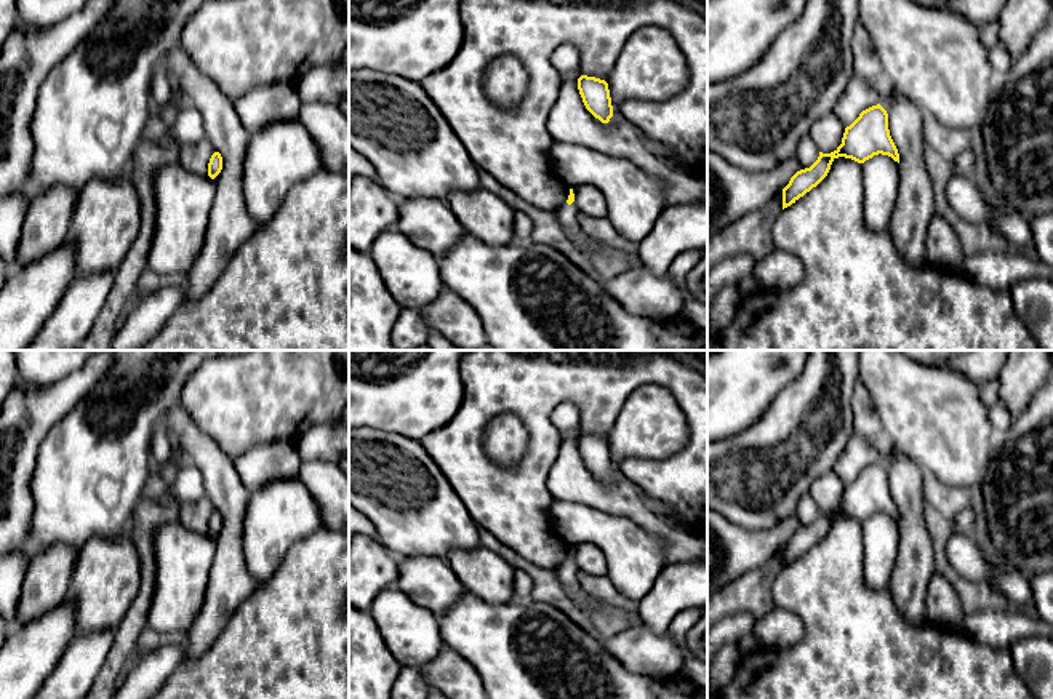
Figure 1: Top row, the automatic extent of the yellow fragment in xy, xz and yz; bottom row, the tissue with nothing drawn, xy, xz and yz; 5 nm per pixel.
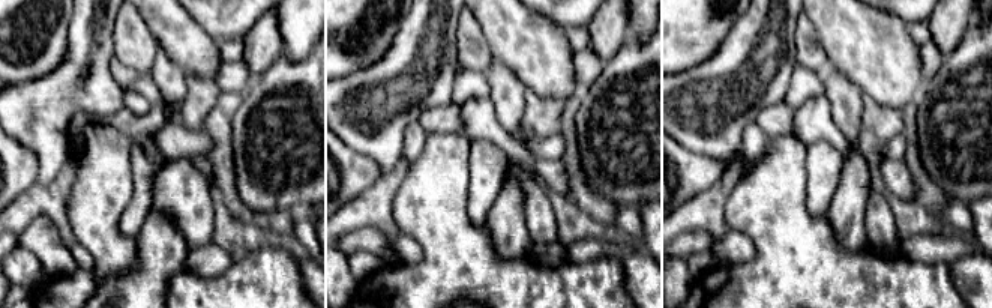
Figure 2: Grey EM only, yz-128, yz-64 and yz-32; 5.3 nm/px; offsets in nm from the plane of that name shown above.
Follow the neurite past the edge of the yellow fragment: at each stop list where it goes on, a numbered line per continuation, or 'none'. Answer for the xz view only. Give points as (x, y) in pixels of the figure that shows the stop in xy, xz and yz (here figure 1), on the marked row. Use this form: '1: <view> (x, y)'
1: xz (567, 216)

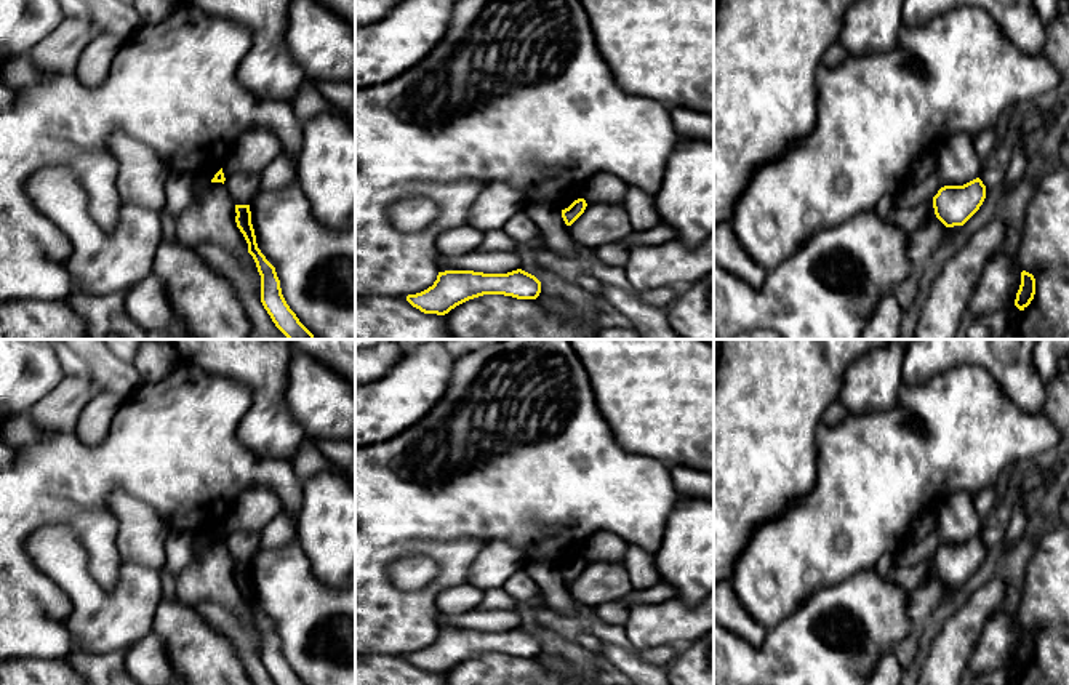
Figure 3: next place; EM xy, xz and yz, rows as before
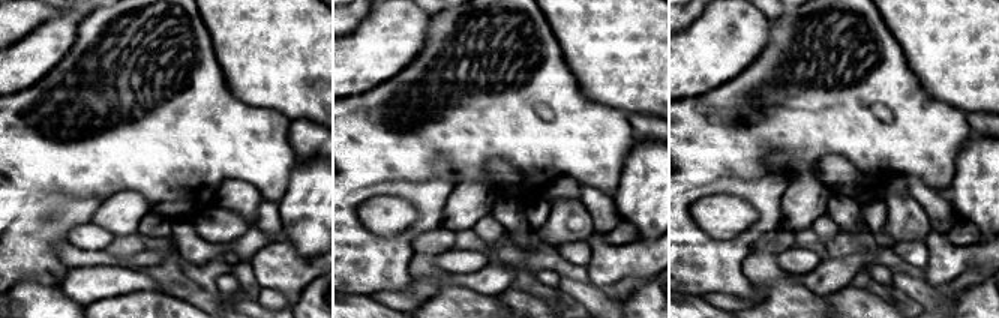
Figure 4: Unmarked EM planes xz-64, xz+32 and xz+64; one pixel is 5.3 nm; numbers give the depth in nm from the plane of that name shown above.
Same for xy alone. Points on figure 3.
none

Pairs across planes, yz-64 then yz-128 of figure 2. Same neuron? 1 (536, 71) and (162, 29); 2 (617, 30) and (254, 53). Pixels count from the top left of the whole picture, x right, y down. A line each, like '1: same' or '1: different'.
1: same
2: same

